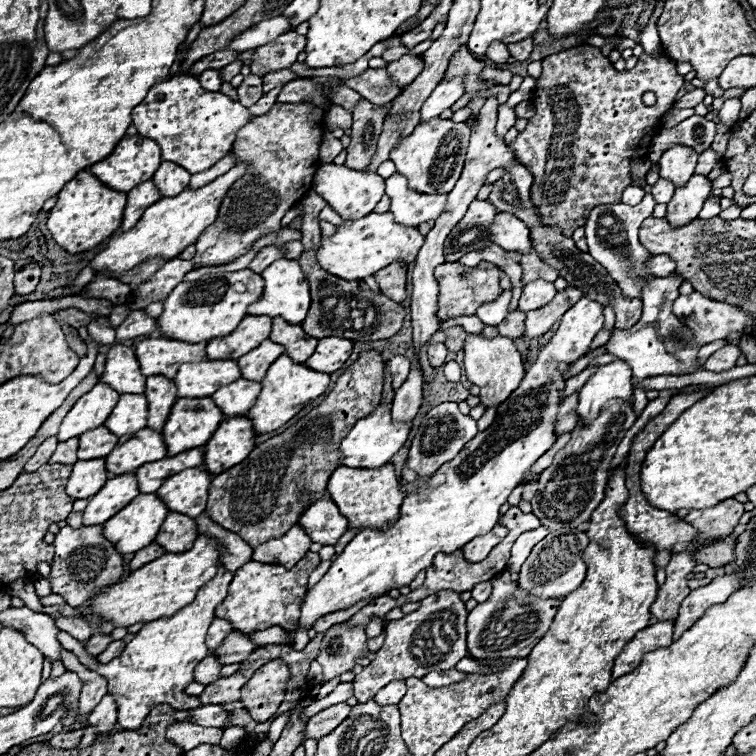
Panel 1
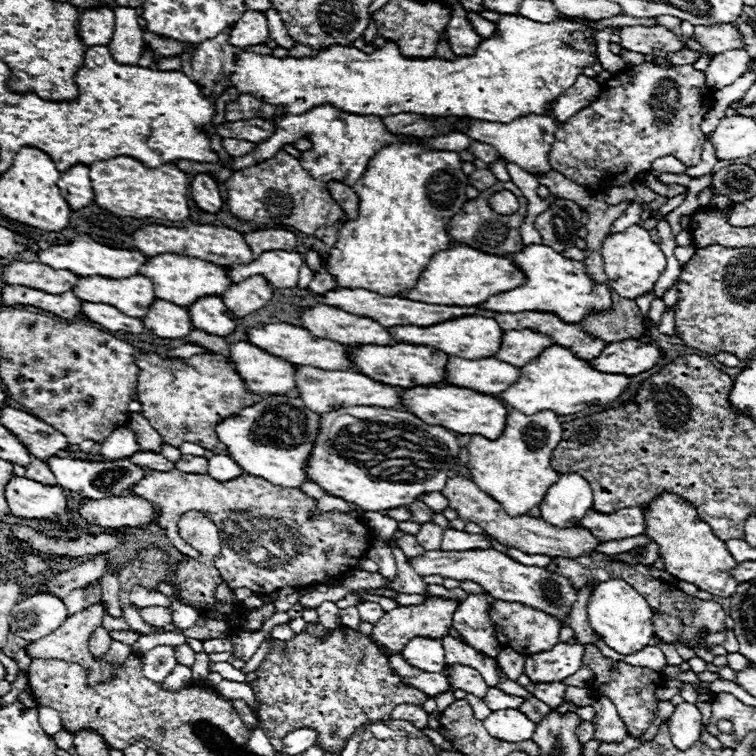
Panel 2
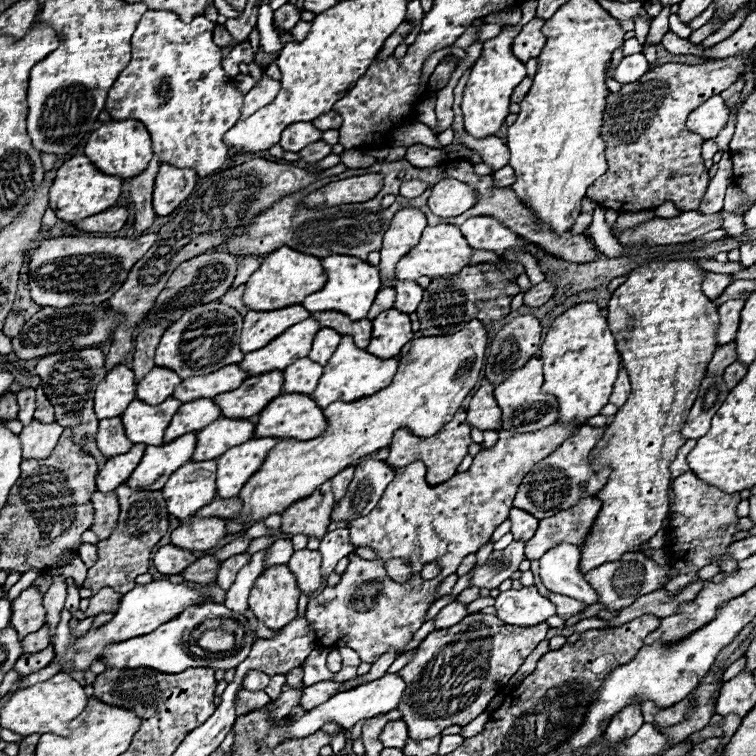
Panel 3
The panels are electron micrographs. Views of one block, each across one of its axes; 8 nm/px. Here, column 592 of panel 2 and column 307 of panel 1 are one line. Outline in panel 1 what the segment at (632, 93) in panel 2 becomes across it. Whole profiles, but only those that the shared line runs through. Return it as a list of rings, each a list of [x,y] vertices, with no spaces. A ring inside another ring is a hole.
[[[276,102],[266,114],[254,116],[238,130],[232,152],[236,164],[248,164],[248,168],[246,174],[226,192],[216,220],[200,234],[194,256],[198,266],[228,264],[246,254],[258,238],[280,230],[282,216],[310,190],[312,176],[320,166],[318,156],[323,135],[322,118],[324,108],[312,102]]]

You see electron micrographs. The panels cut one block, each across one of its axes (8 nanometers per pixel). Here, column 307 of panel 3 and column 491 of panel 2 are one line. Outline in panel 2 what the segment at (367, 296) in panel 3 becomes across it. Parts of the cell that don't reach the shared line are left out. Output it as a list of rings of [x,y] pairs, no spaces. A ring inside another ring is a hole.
[[[530,244],[522,252],[512,254],[512,260],[526,274],[526,284],[506,294],[496,294],[488,302],[480,304],[496,312],[554,312],[564,322],[582,322],[588,314],[600,314],[612,310],[612,292],[608,284],[596,284],[584,268],[584,262],[576,262],[556,254],[544,244]]]

